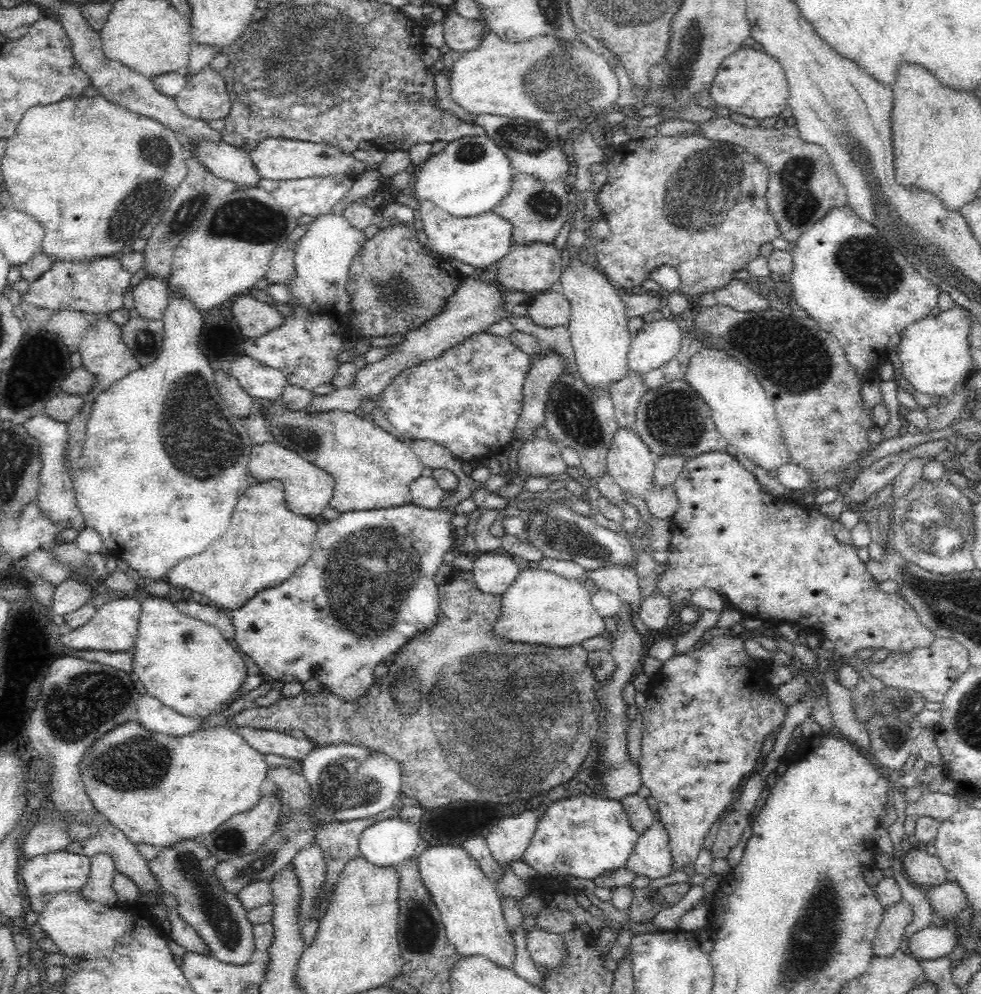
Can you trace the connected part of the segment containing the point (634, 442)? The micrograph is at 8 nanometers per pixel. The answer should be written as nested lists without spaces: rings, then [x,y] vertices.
[[[616,430],[606,462],[608,474],[622,489],[622,494],[645,501],[645,496],[654,489],[655,460],[648,445],[636,432]]]

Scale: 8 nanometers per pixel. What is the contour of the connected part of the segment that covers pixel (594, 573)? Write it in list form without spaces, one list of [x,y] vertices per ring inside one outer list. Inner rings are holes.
[[[610,564],[596,570],[589,571],[589,578],[594,580],[602,589],[609,590],[627,602],[633,612],[634,627],[641,637],[649,634],[648,629],[639,619],[639,606],[644,597],[638,586],[639,577],[636,575],[634,564]]]

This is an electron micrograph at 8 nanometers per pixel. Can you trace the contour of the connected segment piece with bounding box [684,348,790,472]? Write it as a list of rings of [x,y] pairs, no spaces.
[[[702,348],[691,357],[684,379],[706,401],[711,410],[711,417],[715,422],[716,429],[726,440],[729,450],[742,452],[754,464],[769,472],[777,471],[780,467],[790,463],[789,450],[782,437],[774,405],[766,391],[760,386],[760,382],[756,380],[756,376],[746,366],[738,364],[738,360],[734,360],[732,356],[728,356],[722,350]]]

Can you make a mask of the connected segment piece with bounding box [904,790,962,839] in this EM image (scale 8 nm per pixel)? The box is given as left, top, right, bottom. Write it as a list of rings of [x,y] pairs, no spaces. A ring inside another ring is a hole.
[[[928,790],[916,802],[907,804],[905,808],[904,830],[905,834],[913,839],[916,821],[920,817],[934,817],[941,822],[948,820],[959,812],[962,805],[955,795],[933,793]]]

